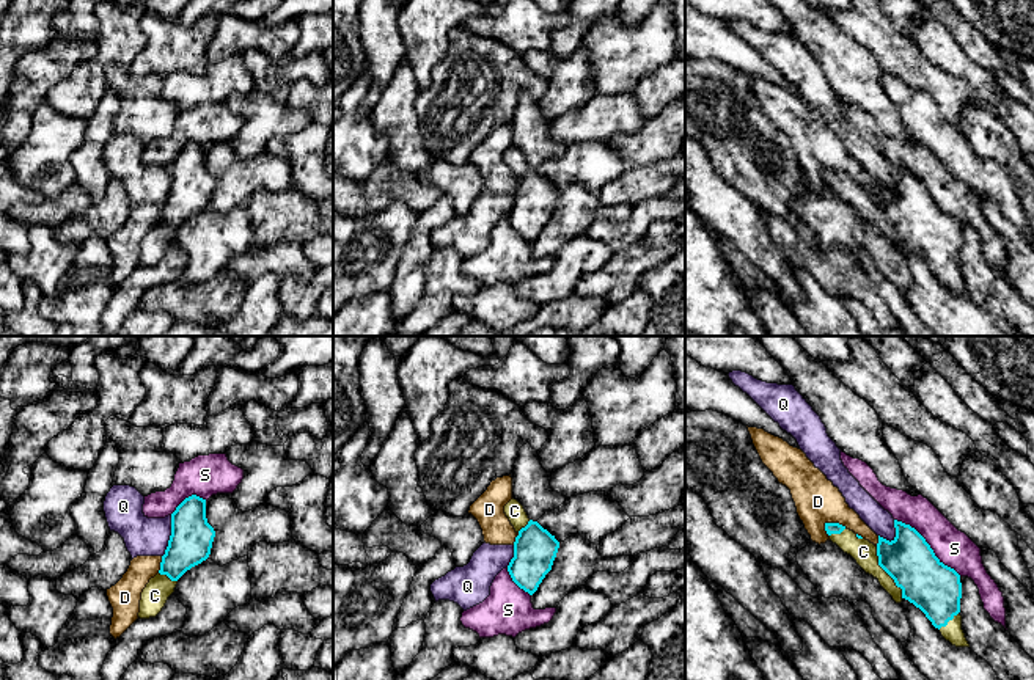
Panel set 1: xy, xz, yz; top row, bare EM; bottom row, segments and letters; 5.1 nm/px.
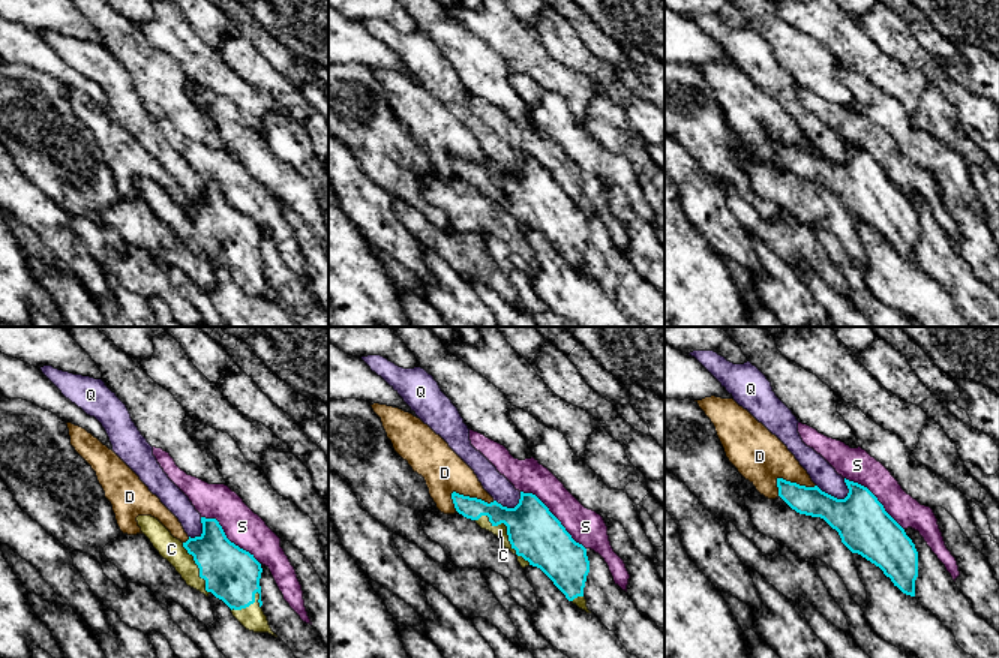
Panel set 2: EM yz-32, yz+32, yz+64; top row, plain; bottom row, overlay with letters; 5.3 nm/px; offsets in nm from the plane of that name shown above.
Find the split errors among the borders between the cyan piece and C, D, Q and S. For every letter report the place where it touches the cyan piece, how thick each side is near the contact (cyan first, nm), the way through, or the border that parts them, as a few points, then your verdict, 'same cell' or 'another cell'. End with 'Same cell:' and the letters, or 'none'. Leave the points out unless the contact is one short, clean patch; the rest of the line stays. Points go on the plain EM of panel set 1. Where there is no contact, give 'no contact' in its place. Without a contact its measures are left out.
C: contact yz (885, 219); calibres 260 and 120 nm; same cell
D: contact yz (835, 171); calibres 60 and 240 nm; another cell
Q: contact xy (170, 184); calibres 220 and 200 nm; another cell
S: contact yz (929, 193); calibres 260 and 190 nm; another cell
Same cell: C

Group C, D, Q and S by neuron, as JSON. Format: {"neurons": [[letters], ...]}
{"neurons": [["C"], ["D"], ["Q"], ["S"]]}

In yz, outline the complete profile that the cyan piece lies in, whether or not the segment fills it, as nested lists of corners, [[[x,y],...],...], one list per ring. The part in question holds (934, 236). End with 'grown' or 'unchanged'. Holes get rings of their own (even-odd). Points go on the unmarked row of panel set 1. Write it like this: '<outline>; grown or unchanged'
[[[897,168],[894,176],[896,185],[891,190],[878,184],[874,193],[839,171],[825,171],[830,188],[877,226],[896,251],[908,248],[946,289],[955,295],[970,295],[959,262],[960,223],[935,204],[915,176]]]; grown

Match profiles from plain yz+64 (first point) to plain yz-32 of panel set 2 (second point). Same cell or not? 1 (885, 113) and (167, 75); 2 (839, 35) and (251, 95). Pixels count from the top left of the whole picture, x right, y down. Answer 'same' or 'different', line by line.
1: different
2: same

